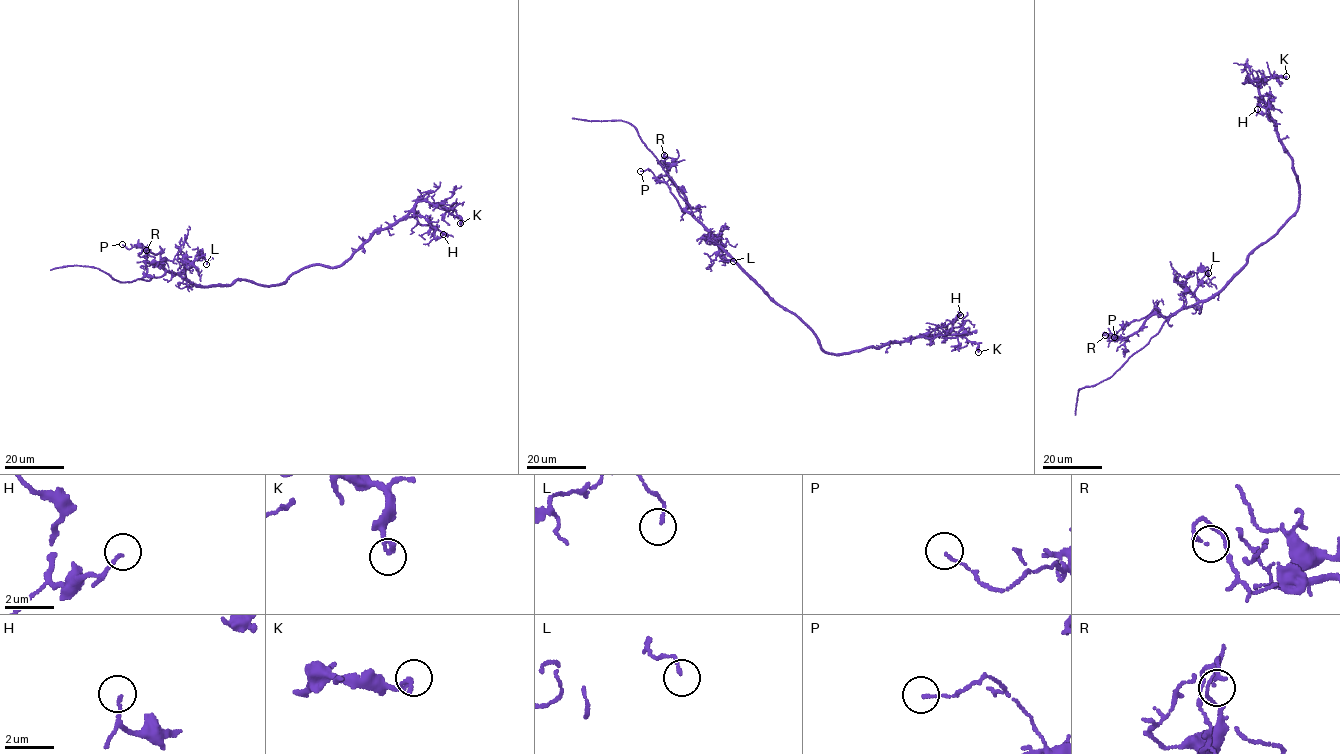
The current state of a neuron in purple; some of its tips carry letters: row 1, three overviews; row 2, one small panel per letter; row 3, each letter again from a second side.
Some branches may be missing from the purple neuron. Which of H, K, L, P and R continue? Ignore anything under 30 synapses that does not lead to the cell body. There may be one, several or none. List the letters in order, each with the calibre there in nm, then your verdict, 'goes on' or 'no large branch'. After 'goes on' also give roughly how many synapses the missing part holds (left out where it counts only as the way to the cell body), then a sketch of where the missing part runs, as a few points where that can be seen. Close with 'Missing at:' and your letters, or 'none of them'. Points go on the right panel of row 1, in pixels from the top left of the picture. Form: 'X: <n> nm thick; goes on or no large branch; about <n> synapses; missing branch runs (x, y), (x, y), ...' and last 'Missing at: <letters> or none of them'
H: 120 nm thick; no large branch
K: 200 nm thick; no large branch
L: 120 nm thick; no large branch
P: 90 nm thick; no large branch
R: 130 nm thick; no large branch
Missing at: none of them

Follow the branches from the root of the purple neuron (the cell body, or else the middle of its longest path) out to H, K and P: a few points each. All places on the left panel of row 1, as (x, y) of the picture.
H: (239, 279), (275, 285), (312, 265), (339, 267), (375, 232), (408, 217), (429, 225), (434, 238), (443, 234)
K: (239, 279), (275, 285), (312, 265), (339, 267), (418, 202), (442, 203), (460, 223)
P: (239, 279), (229, 284), (199, 285), (165, 270), (159, 253), (155, 254), (137, 246), (128, 249), (122, 244)

